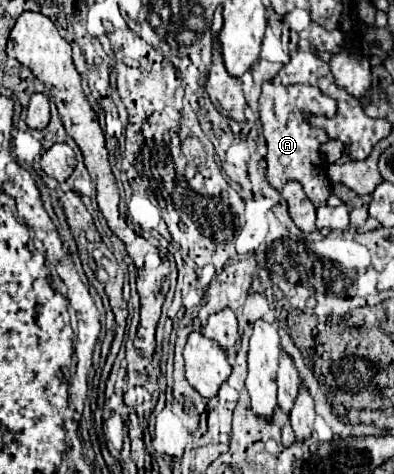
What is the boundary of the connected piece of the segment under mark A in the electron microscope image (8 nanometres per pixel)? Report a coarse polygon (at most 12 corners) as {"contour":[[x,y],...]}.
{"contour":[[263,84],[259,114],[267,180],[297,180],[315,208],[331,194],[309,122],[337,116],[317,86]]}

